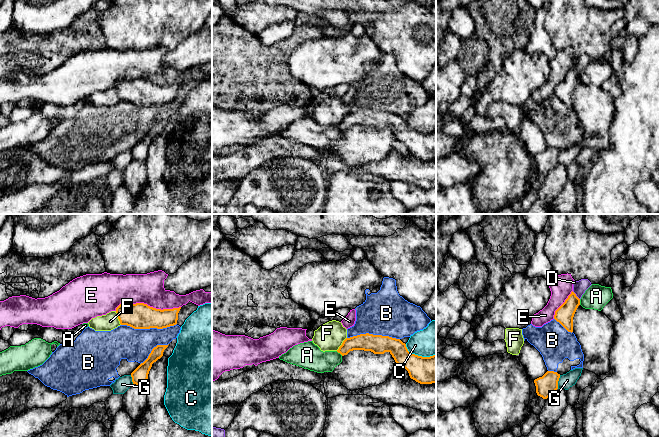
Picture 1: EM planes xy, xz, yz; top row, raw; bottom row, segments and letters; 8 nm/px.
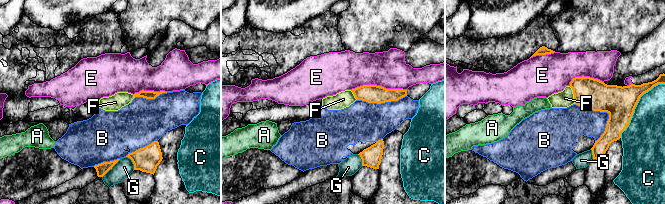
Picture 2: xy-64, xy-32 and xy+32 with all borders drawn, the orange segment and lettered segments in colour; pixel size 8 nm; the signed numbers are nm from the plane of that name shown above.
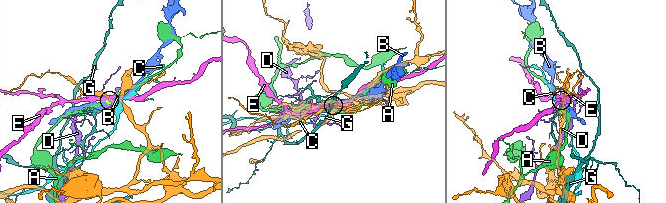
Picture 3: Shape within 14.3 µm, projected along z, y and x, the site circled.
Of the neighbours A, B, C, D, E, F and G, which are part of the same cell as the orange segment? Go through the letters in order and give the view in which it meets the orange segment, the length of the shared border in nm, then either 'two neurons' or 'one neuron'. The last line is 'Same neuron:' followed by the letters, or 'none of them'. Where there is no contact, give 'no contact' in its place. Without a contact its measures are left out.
A: meets orange in xz; contact 70 nm long; two neurons
B: meets orange in xy; contact 440 nm long; two neurons
C: meets orange in xz; contact 260 nm long; two neurons
D: meets orange in yz; contact 90 nm long; two neurons
E: meets orange in xy; contact 550 nm long; two neurons
F: meets orange in xy; contact 120 nm long; two neurons
G: meets orange in yz; contact 110 nm long; two neurons
Same neuron: none of them

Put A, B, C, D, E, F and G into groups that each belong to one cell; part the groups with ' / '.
A / B / C / D / E / F / G

